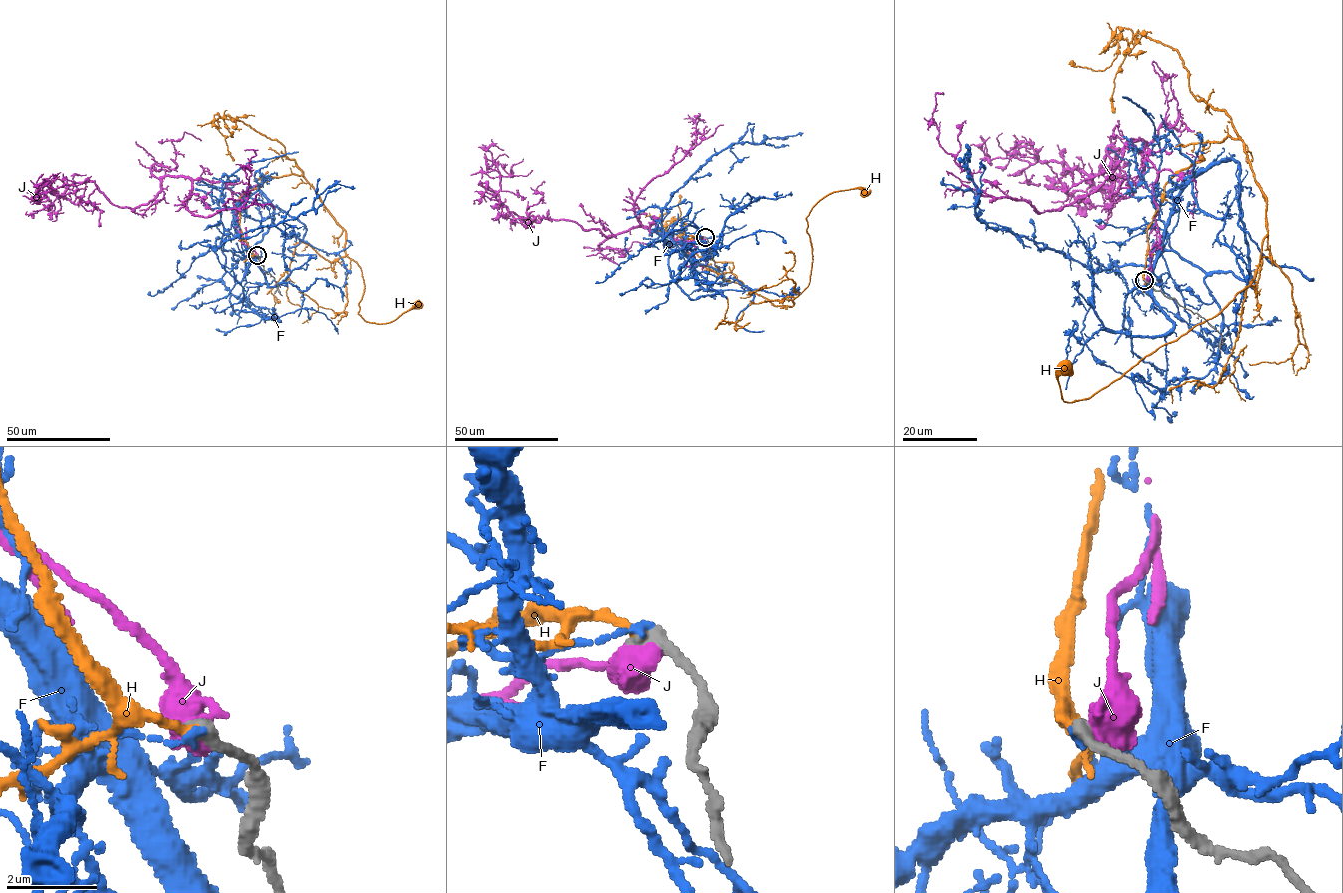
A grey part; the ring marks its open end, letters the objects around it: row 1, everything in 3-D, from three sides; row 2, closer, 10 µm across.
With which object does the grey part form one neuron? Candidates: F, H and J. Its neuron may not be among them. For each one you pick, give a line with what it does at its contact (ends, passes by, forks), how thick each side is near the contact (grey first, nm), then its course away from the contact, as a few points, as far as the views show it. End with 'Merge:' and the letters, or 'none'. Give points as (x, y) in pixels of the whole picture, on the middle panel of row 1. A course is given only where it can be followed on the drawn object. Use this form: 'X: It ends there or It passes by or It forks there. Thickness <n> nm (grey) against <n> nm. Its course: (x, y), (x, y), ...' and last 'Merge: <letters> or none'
H: It ends there. Thickness 360 nm (grey) against 180 nm. Its course: (705, 237), (687, 239), (695, 260), (791, 306), (810, 282), (806, 217), (832, 193), (864, 194)
Merge: H

